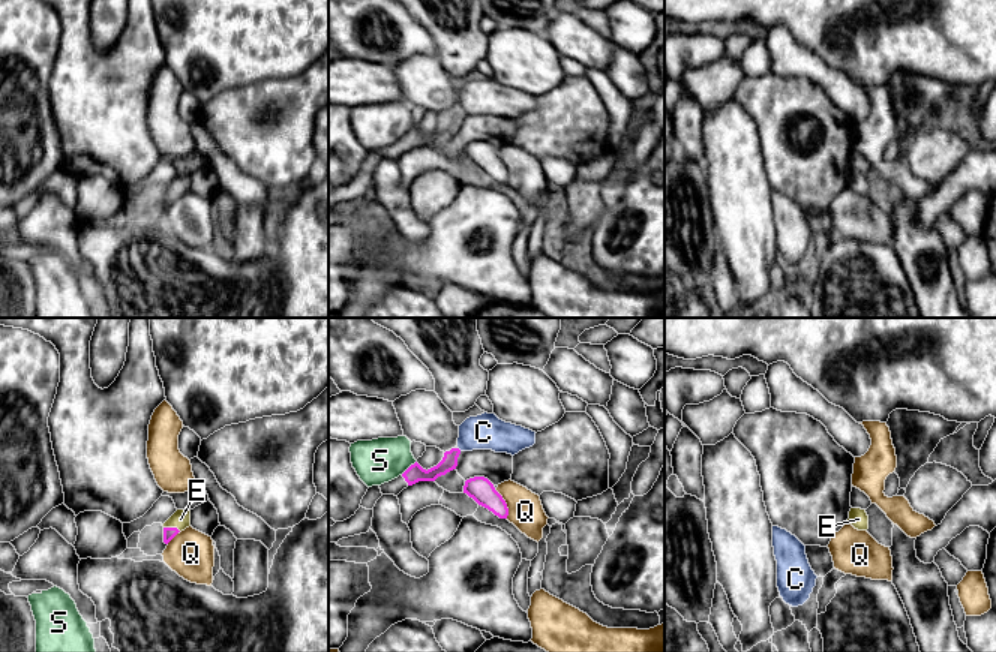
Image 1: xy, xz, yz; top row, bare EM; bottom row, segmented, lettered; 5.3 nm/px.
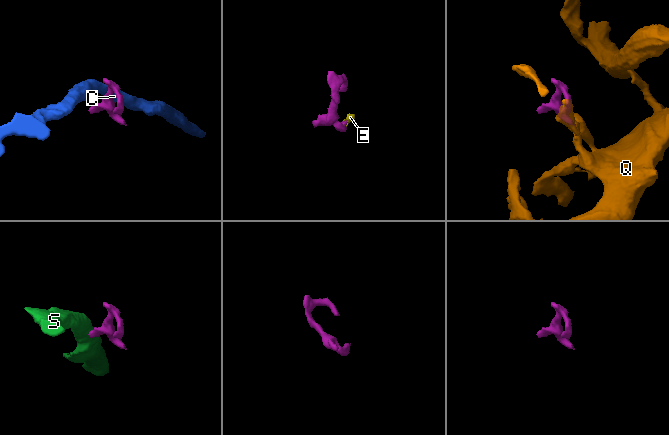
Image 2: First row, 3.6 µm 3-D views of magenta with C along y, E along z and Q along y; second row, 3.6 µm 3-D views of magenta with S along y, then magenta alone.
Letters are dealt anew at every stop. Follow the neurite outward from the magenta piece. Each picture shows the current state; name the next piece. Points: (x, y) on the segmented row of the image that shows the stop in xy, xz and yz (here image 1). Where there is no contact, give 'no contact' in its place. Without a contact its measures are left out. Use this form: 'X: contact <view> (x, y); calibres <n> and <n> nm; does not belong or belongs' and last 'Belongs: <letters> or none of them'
C: no contact; does not belong
E: contact xy (173, 528); calibres 60 and 100 nm; belongs
Q: contact xz (506, 504); calibres 140 and 190 nm; does not belong
S: contact xz (410, 466); calibres 90 and 240 nm; does not belong
Belongs: E

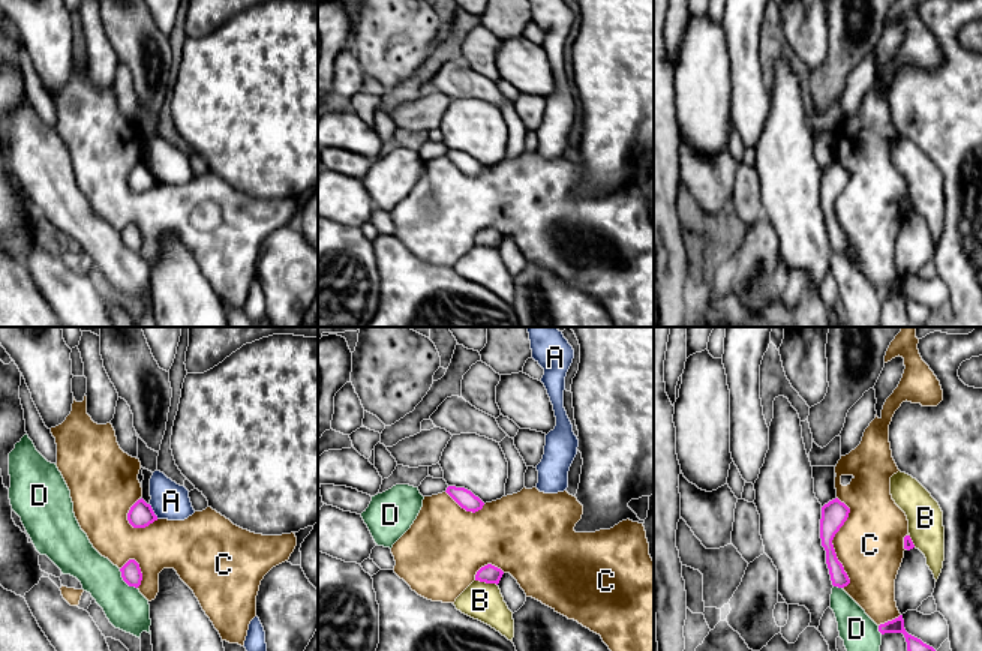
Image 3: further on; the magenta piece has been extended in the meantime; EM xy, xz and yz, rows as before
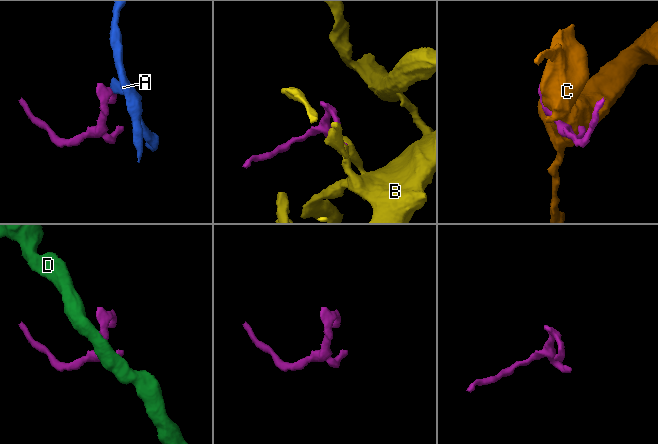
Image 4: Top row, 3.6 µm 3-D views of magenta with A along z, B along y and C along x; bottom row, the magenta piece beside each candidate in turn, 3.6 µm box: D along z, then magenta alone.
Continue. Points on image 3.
A: contact xy (153, 512); calibres 140 and 200 nm; does not belong
B: contact xz (486, 582); calibres 100 and 200 nm; does not belong
C: contact yz (831, 543); calibres 140 and 360 nm; does not belong
D: contact xy (125, 581); calibres 110 and 220 nm; does not belong
Belongs: none of them

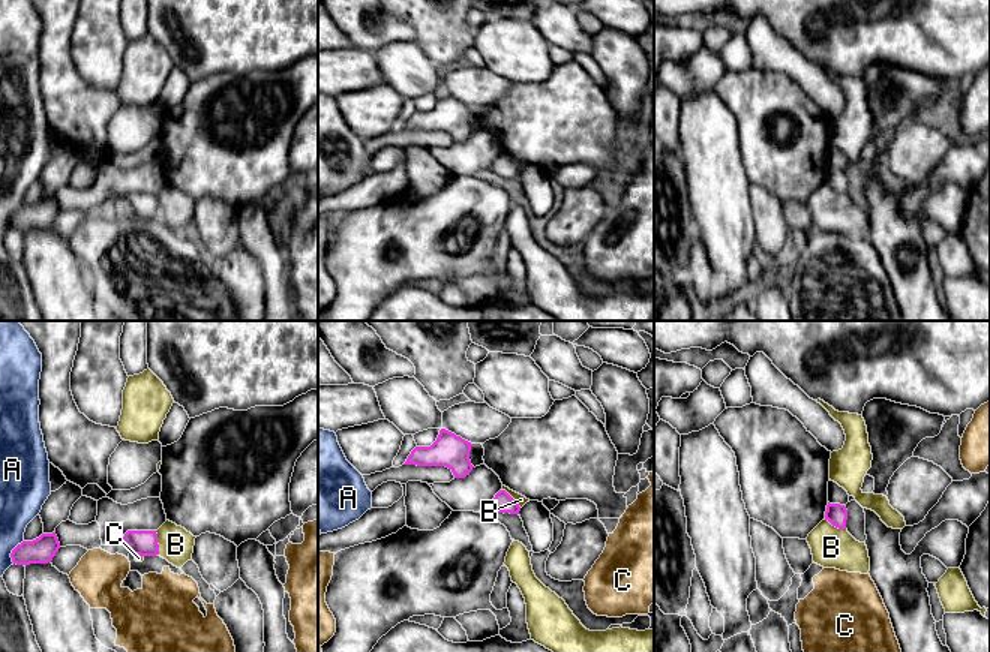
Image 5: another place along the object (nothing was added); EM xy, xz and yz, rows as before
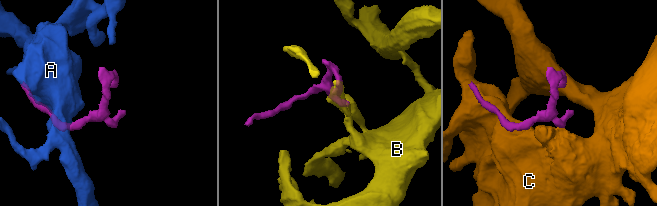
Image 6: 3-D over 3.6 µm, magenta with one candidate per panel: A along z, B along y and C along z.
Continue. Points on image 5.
A: contact xy (12, 552); calibres 140 and 200 nm; does not belong
B: contact xy (156, 543); calibres 140 and 190 nm; does not belong
C: contact xy (141, 555); calibres 140 and 40 nm; does not belong
Belongs: none of them

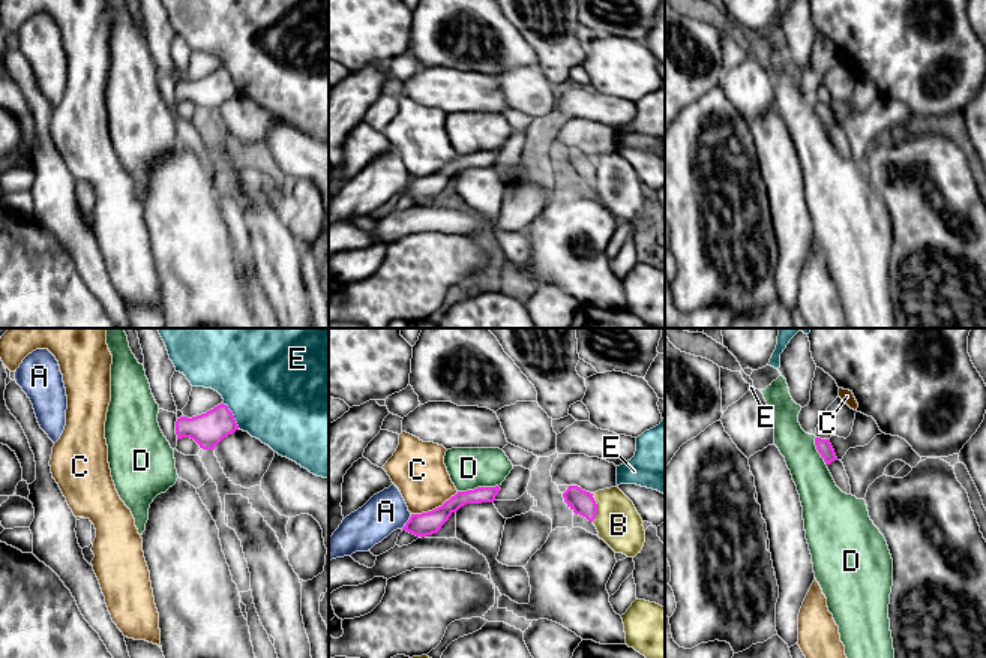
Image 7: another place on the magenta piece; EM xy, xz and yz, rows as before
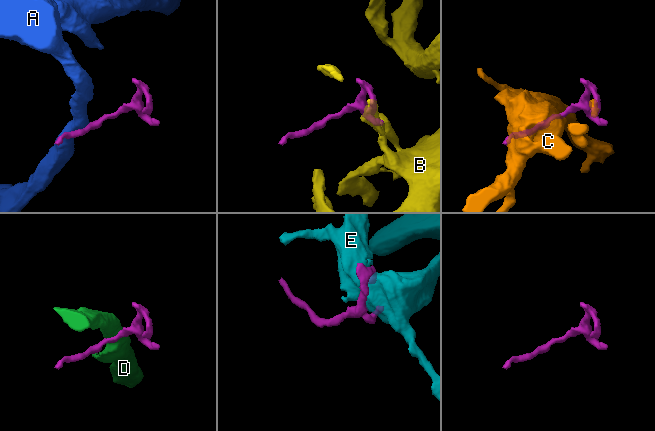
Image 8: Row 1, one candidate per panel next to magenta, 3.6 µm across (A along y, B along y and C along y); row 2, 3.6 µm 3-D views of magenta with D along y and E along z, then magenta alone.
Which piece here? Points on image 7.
A: contact xz (407, 522); calibres 130 and 220 nm; does not belong
B: contact xz (596, 507); calibres 130 and 240 nm; does not belong
C: contact xz (435, 508); calibres 130 and 300 nm; does not belong
D: contact xz (477, 487); calibres 90 and 220 nm; does not belong
E: contact xy (233, 415); calibres 180 and 500 nm; does not belong
Belongs: none of them

